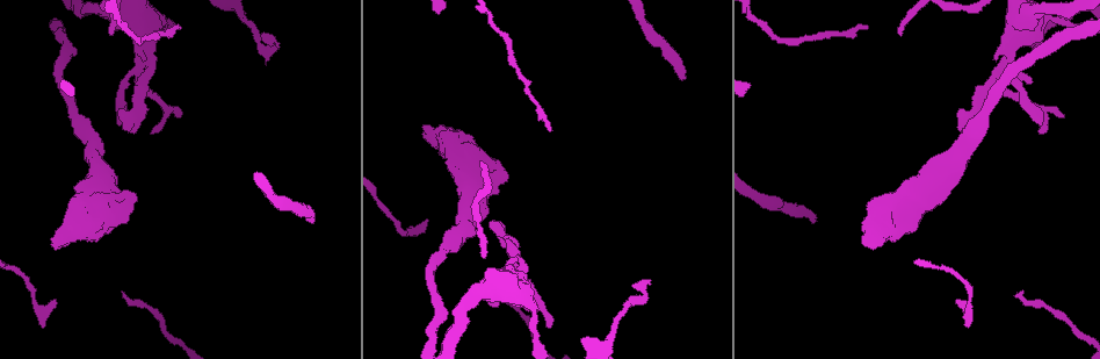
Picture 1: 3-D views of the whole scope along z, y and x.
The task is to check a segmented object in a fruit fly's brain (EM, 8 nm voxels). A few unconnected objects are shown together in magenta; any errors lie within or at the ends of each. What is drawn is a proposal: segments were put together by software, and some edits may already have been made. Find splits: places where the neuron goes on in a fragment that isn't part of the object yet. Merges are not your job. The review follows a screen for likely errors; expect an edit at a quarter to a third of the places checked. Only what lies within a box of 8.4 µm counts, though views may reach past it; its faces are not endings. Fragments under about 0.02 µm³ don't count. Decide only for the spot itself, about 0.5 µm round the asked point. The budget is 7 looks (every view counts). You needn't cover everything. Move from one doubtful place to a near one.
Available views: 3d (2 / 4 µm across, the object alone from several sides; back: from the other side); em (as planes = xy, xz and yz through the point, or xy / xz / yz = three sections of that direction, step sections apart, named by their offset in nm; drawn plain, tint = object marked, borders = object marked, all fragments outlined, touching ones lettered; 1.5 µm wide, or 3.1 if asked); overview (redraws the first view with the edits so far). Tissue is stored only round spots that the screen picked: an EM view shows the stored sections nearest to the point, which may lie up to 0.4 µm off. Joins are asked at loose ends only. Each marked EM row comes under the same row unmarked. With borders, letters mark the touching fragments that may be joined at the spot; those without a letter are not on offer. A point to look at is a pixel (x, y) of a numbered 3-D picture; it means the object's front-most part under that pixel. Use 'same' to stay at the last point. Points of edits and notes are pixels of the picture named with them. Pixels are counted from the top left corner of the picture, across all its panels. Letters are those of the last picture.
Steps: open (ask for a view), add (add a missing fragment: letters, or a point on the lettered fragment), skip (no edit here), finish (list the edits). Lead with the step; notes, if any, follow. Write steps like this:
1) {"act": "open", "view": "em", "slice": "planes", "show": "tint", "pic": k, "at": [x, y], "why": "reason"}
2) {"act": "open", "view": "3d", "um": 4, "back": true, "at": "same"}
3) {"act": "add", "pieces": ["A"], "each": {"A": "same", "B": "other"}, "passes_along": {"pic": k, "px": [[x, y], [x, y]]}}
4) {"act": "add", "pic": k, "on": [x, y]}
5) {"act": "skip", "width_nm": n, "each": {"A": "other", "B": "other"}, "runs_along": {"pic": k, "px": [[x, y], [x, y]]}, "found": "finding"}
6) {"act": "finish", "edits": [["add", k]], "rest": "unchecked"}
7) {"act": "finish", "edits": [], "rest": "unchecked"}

{"act": "open", "view": "3d", "um": 4, "back": true, "pic": 1, "at": [137, 196], "why": "thick end"}

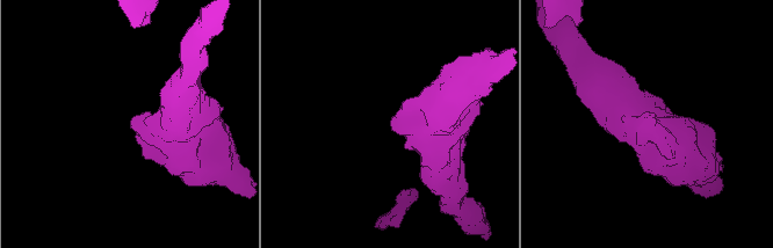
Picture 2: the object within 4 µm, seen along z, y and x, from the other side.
{"act": "open", "view": "em", "slice": "xy", "step": 4, "show": "tint", "pic": 2, "at": [655, 120]}

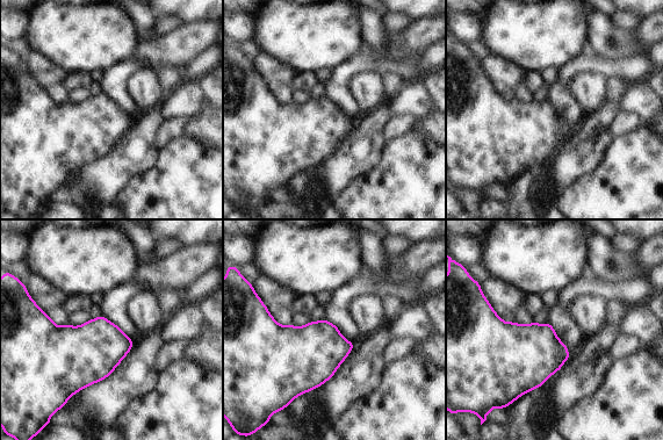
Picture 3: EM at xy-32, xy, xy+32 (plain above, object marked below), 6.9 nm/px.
{"act": "open", "view": "em", "slice": "planes", "show": "borders", "at": "same", "why": "another direction"}

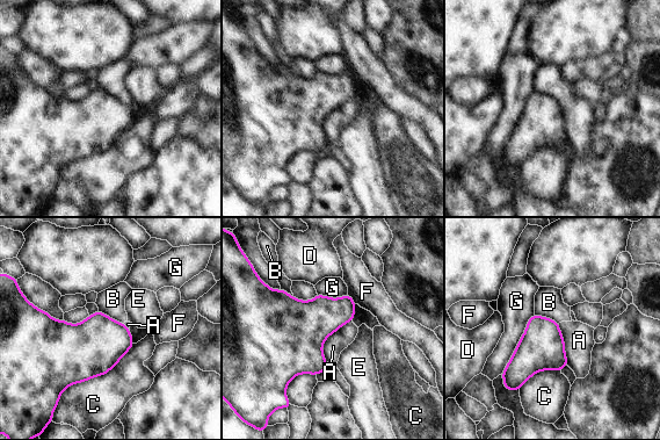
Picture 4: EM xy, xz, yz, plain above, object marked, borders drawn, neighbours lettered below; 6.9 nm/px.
{"act": "skip", "each": {"A": "other", "B": "other", "C": "other", "D": "other", "E": "other", "F": "other", "G": "other"}, "found": "none of them fits"}

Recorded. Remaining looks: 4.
{"act": "open", "view": "em", "slice": "yz", "step": 4, "show": "tint", "pic": 1, "at": [814, 219], "why": "branch stops here"}

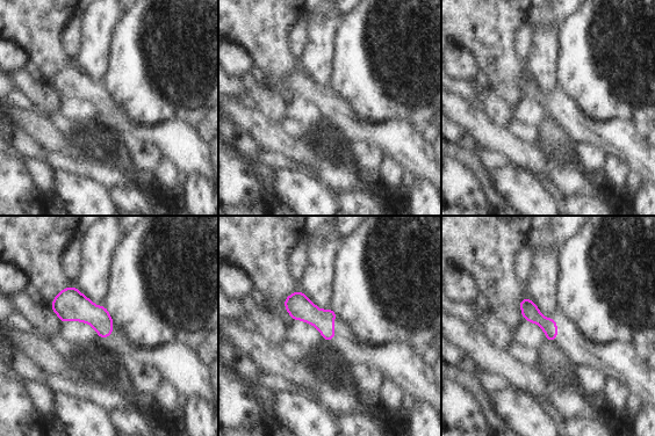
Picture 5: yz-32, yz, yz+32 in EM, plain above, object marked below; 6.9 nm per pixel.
{"act": "open", "view": "em", "slice": "planes", "show": "borders", "at": "same"}

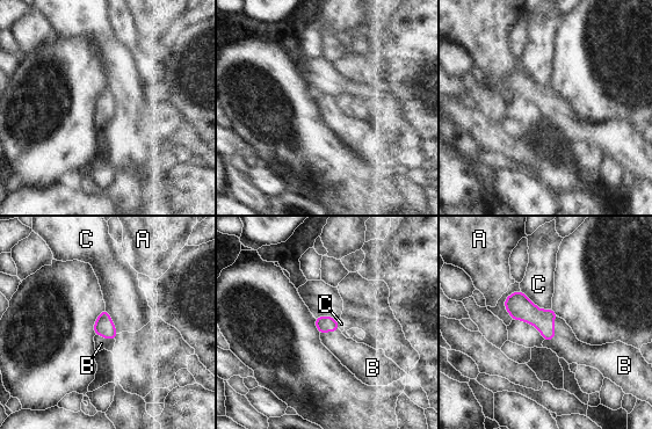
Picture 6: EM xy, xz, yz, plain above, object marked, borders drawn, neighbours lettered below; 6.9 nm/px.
{"act": "add", "pieces": ["B"], "each": {"A": "other", "B": "same", "C": "other"}, "found": "it goes on there"}

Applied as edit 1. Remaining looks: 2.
{"act": "open", "view": "em", "slice": "planes", "show": "borders", "pic": 1, "at": [54, 242], "why": "stops while still wide"}

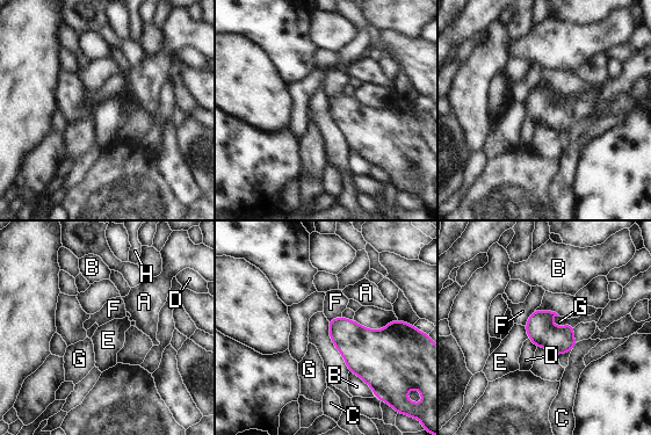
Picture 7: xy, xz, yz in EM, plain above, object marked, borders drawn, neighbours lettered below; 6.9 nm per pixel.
{"act": "skip", "each": {"A": "other", "B": "other", "C": "other", "D": "other", "E": "other", "F": "other", "G": "other", "H": "other"}, "border": {"pic": 7, "px": [[551, 318], [557, 326], [573, 327]]}, "found": "no lettered fragment goes on from it"}

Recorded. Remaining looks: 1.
{"act": "finish", "edits": [["add", 6]], "rest": "unchecked"}

